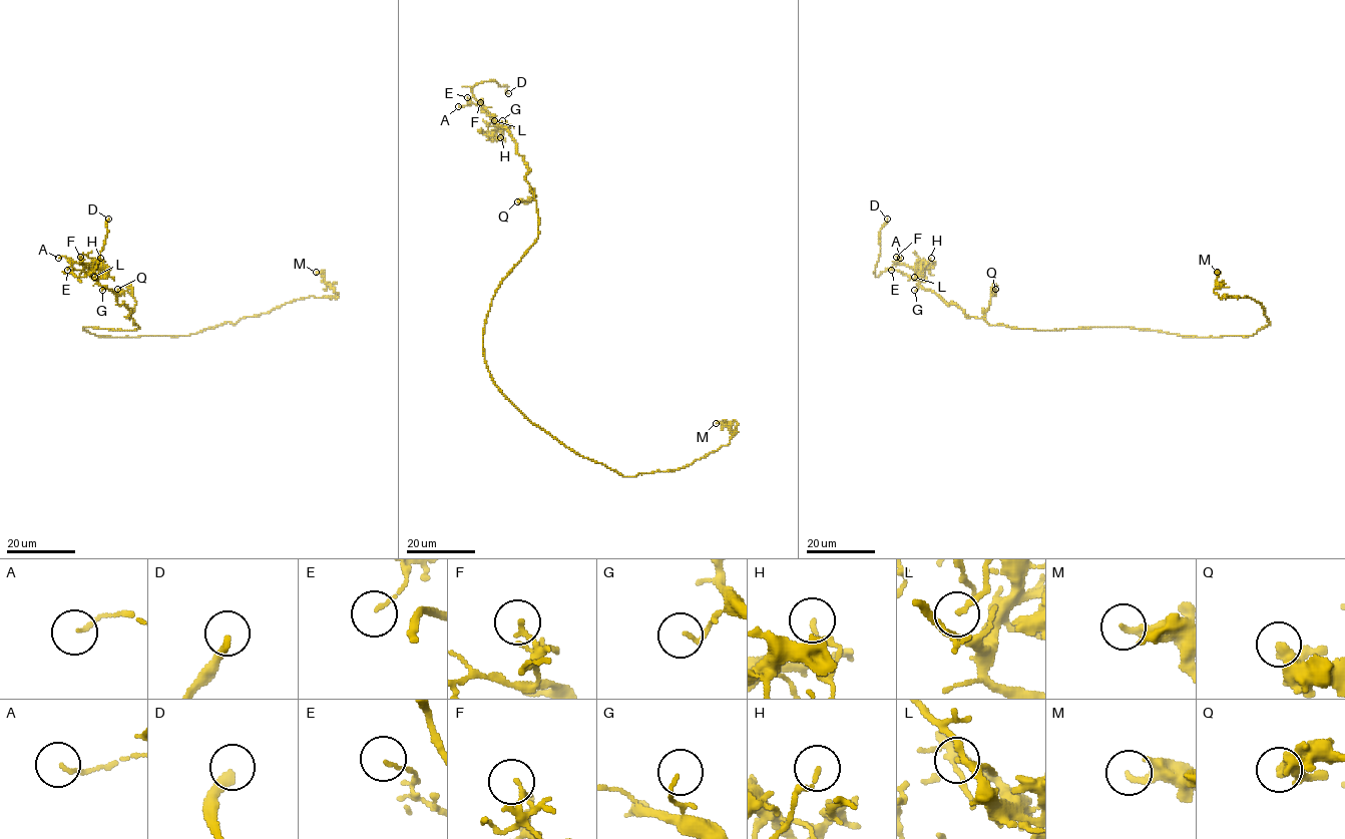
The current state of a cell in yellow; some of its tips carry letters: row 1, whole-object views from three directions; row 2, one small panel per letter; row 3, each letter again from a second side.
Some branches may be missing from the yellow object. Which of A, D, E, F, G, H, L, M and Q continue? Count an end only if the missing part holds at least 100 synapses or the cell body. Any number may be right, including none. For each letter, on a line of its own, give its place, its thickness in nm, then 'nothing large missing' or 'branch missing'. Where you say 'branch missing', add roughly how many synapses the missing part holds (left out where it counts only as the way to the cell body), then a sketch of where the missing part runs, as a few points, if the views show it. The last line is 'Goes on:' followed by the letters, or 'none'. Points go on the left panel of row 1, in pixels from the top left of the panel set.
A: place (58, 258); calibre 110 nm; nothing large missing
D: place (108, 219); calibre 280 nm; branch missing; course (108, 219), (119, 219), (120, 215)
E: place (67, 270); calibre 100 nm; nothing large missing
F: place (80, 257); calibre 150 nm; nothing large missing
G: place (102, 290); calibre 100 nm; nothing large missing
H: place (100, 258); calibre 120 nm; nothing large missing
L: place (94, 277); calibre 160 nm; nothing large missing
M: place (316, 272); calibre 240 nm; nothing large missing
Q: place (117, 289); calibre 240 nm; nothing large missing
Goes on: D

